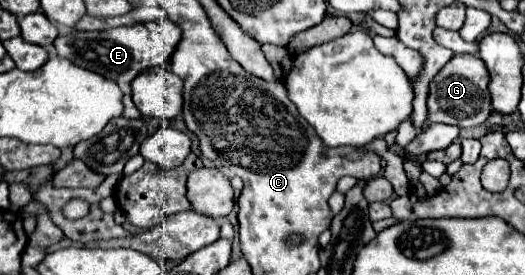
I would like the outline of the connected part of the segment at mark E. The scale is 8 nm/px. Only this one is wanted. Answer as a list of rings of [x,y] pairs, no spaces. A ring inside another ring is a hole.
[[[160,18],[146,24],[112,28],[108,32],[74,32],[68,36],[58,36],[54,46],[58,56],[96,72],[116,84],[130,84],[140,72],[156,66],[164,66],[182,38],[182,30],[168,18]]]

